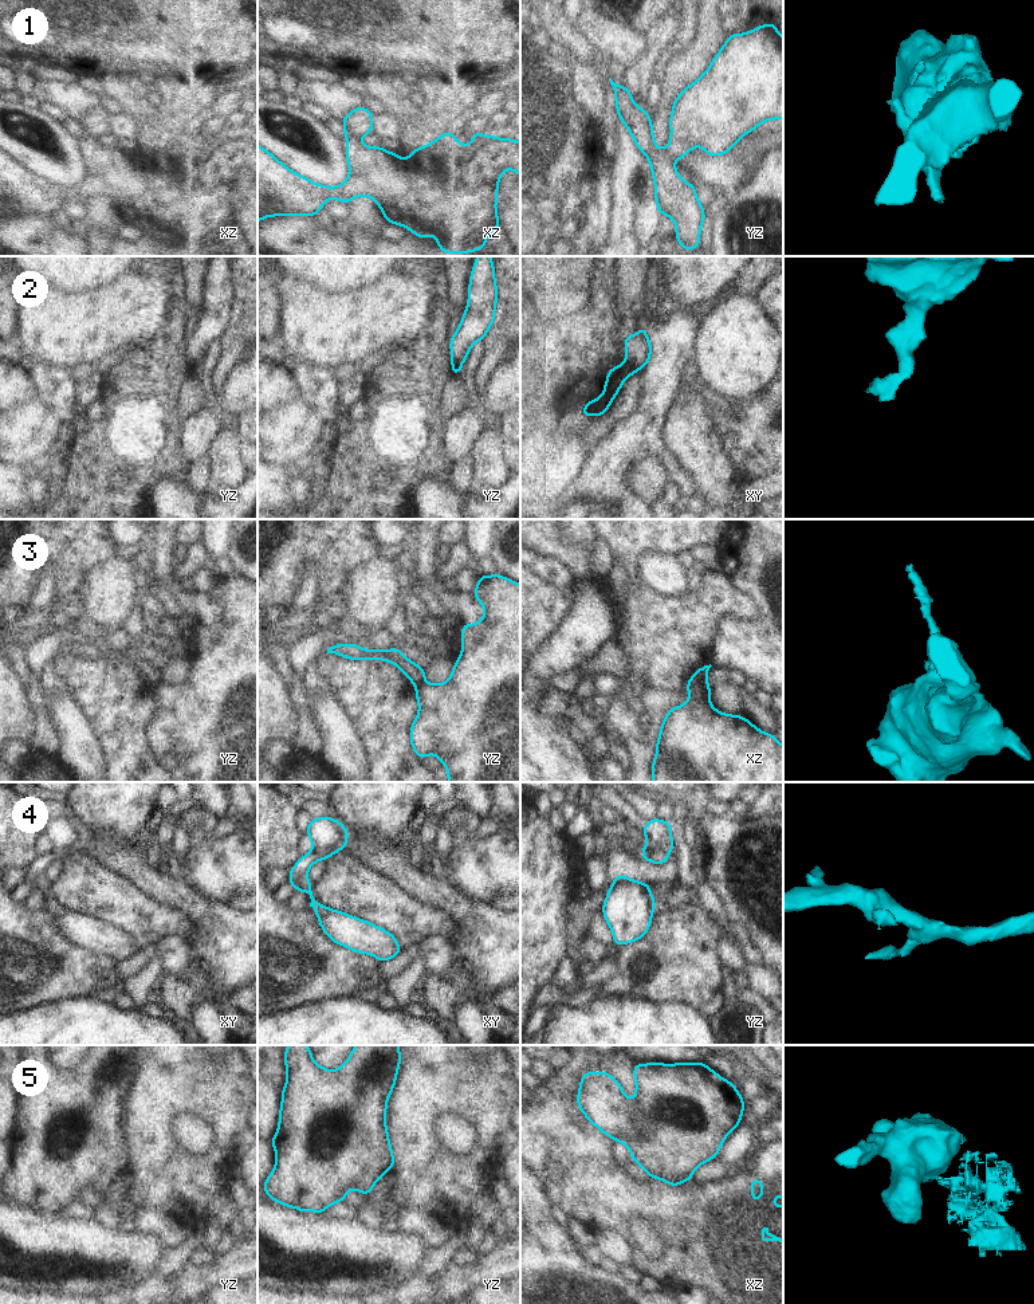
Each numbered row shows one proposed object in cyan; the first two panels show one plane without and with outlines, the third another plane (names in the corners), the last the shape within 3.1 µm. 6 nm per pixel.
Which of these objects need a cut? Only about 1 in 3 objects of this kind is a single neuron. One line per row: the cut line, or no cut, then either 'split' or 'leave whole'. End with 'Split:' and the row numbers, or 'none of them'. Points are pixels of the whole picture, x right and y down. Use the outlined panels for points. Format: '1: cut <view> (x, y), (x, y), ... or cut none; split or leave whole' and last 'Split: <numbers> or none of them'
1: cut yz (664, 149), (672, 154), (673, 160); split
2: cut xy (628, 360), (637, 369); split
3: cut xz (706, 672), (694, 676); split
4: cut yz (665, 852), (656, 851), (643, 856); split
5: cut xz (663, 1179), (676, 1179), (679, 1182); split
Split: 1, 2, 3, 4, 5

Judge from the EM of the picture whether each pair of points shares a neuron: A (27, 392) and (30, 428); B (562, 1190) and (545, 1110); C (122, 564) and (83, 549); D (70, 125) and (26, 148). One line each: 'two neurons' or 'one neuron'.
A: two neurons
B: one neuron
C: two neurons
D: two neurons

